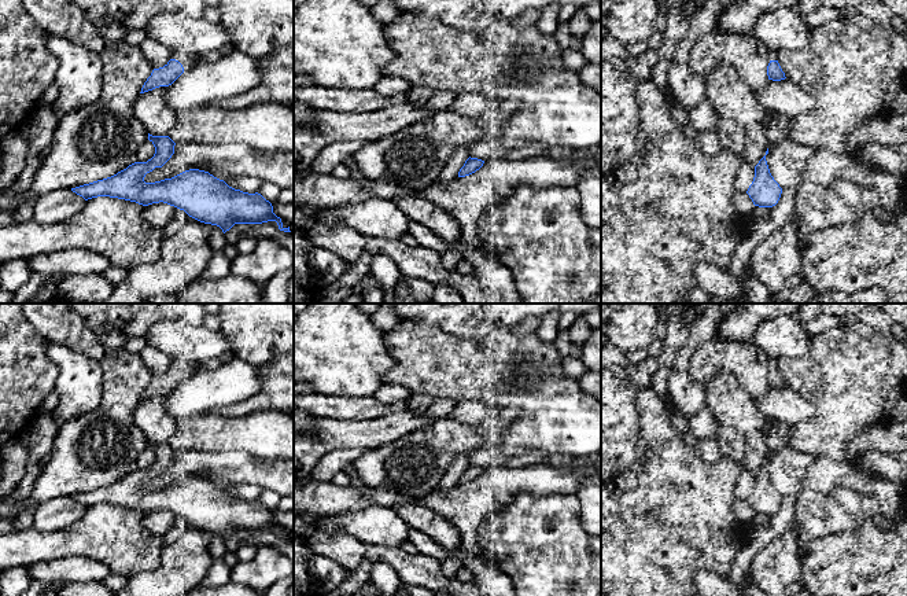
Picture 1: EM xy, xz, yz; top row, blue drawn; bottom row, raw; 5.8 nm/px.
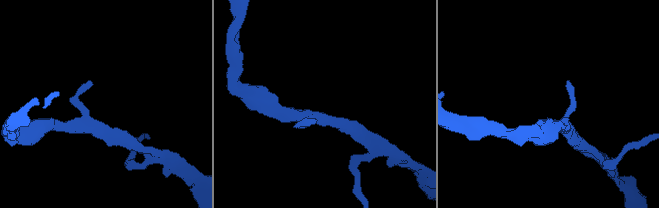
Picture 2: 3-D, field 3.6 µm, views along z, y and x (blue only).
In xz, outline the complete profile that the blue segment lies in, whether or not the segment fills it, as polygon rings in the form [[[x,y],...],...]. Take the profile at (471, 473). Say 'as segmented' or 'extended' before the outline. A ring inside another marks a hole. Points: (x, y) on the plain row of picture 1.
as segmented; [[[469,464],[465,468],[464,474],[460,477],[458,485],[465,485],[465,483],[475,481],[476,478],[479,478],[483,474],[483,471],[484,471],[484,468]]]

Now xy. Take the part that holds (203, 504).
as segmented; [[[148,441],[148,448],[154,452],[155,461],[147,470],[134,470],[111,485],[71,496],[71,498],[82,504],[85,508],[97,504],[110,504],[136,509],[143,514],[163,509],[184,518],[189,525],[200,530],[220,534],[224,541],[235,531],[262,531],[268,529],[276,529],[280,538],[291,540],[290,534],[283,534],[281,526],[273,520],[272,511],[261,501],[248,501],[235,497],[209,479],[189,477],[172,486],[145,490],[145,482],[152,479],[155,475],[162,475],[174,461],[176,453],[169,444],[152,444]]]

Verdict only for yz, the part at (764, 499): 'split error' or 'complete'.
complete

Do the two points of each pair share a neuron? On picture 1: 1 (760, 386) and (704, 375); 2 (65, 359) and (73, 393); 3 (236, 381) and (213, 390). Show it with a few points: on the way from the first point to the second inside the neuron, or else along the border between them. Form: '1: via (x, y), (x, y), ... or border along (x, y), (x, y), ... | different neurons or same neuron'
1: via (754, 363), (736, 345), (712, 345), (705, 352) | same neuron
2: via (70, 367), (73, 385) | same neuron
3: via (231, 383), (218, 387) | same neuron

